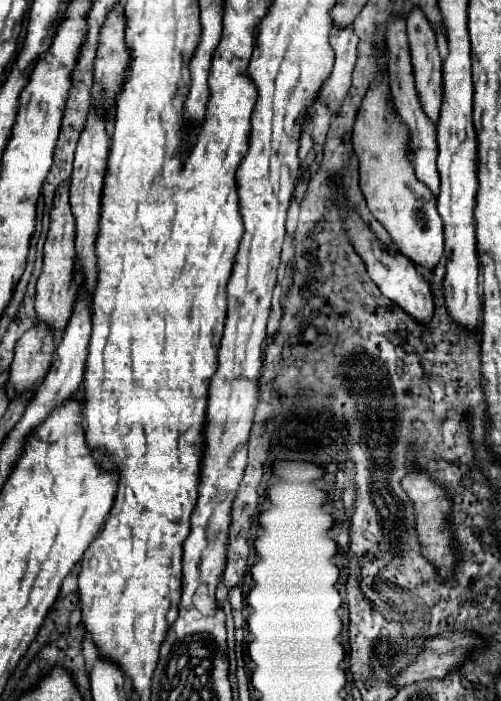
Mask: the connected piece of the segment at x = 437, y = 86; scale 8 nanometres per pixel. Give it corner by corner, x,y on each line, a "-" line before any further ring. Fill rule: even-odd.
413,7
407,15
407,35
411,45
415,87
417,87
423,111
429,115
431,121
437,121
441,97
443,97
441,55
437,49
435,31
419,7

